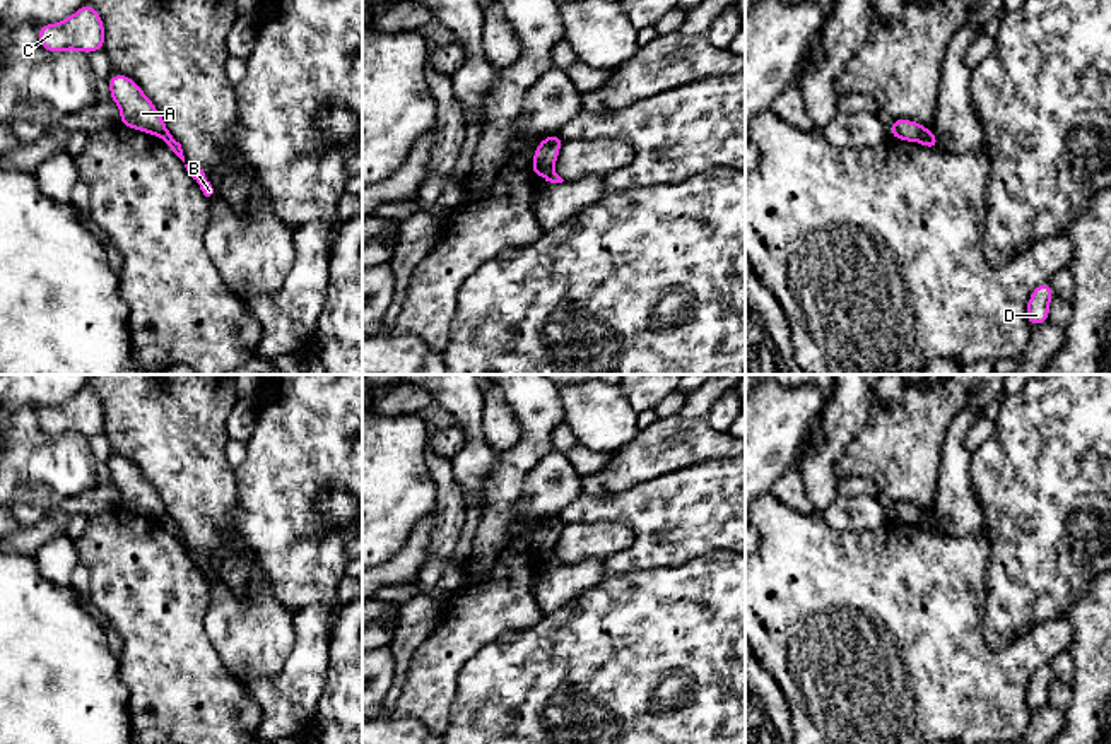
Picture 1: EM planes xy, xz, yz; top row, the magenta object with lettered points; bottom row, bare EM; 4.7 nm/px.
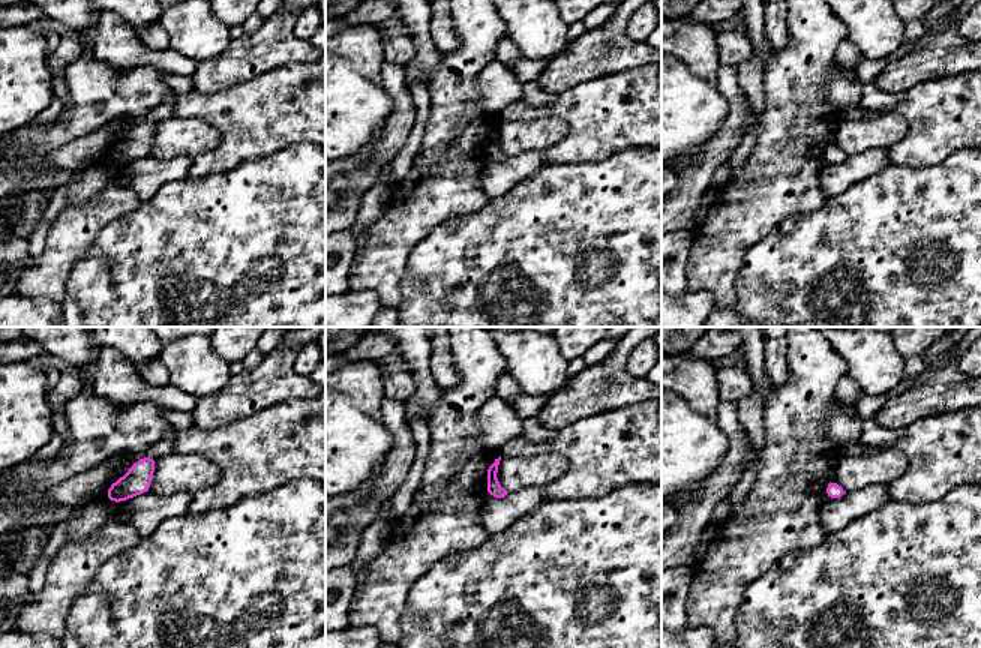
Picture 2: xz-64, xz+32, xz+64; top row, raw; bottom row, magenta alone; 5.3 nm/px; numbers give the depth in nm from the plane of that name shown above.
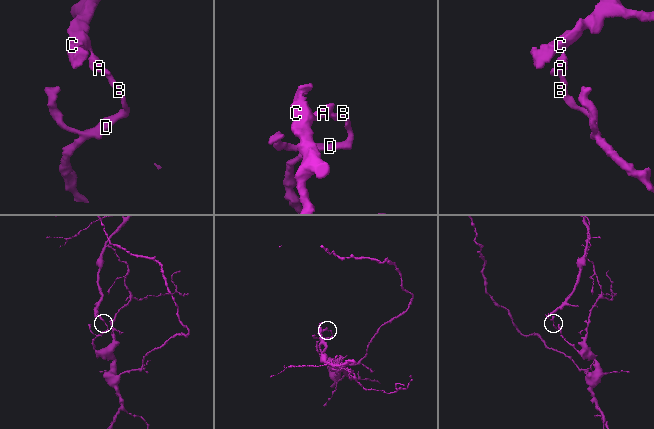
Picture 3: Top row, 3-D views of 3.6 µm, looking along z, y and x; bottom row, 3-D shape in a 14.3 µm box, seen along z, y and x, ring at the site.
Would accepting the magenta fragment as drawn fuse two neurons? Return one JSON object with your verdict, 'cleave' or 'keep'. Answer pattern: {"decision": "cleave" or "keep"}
{"decision": "cleave"}

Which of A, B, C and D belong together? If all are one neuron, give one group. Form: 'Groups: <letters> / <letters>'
Groups: A C / B D

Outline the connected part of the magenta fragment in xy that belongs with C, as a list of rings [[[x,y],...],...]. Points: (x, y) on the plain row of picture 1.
[[[89,385],[58,407],[38,409],[36,414],[48,436],[75,433],[89,438],[104,433],[106,426],[103,402]]]

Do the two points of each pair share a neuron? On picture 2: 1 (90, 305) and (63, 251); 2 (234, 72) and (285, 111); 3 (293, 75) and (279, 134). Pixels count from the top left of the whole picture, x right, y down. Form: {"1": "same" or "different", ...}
{"1": "different", "2": "different", "3": "same"}

